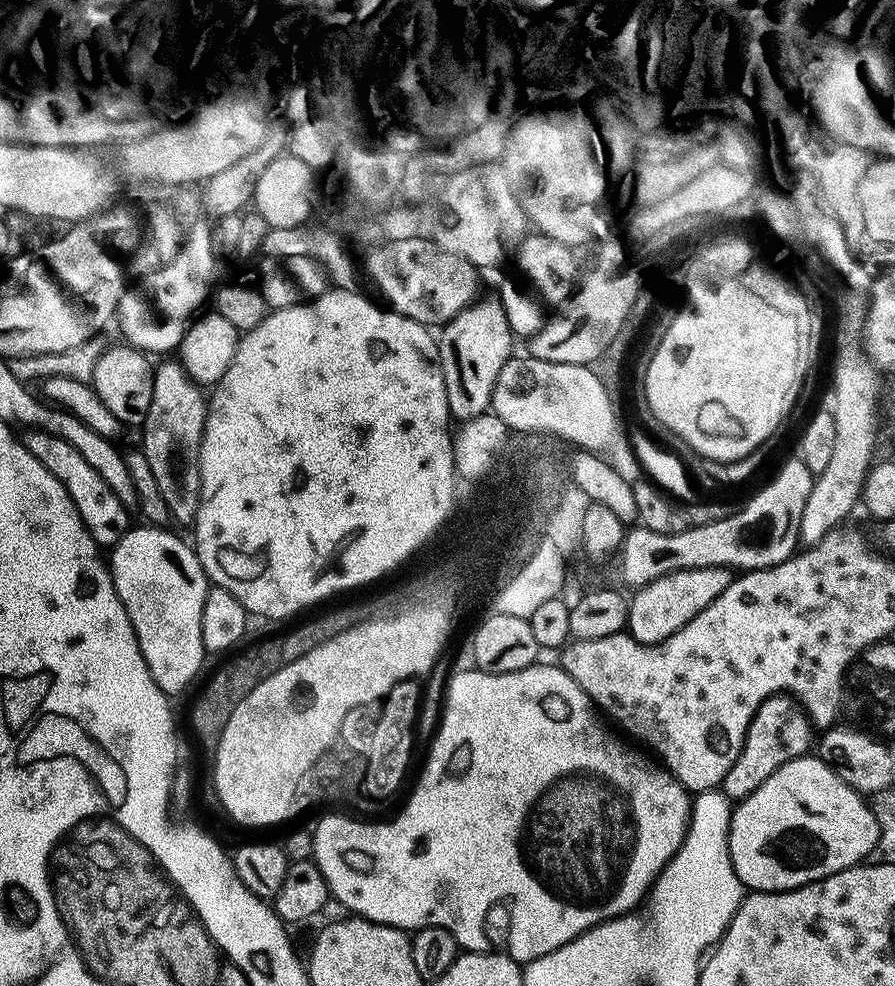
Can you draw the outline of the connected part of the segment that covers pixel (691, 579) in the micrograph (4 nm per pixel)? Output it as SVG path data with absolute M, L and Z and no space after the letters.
M691 568L666 574L662 578L654 578L654 582L641 584L628 600L628 622L626 631L640 644L660 644L670 634L682 630L690 618L702 614L726 586L734 578L726 568Z

